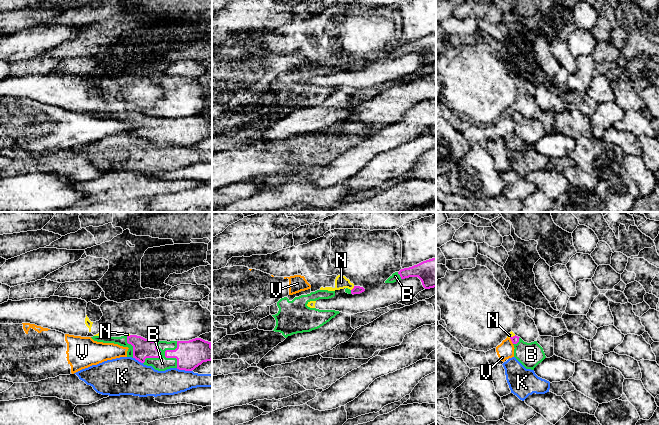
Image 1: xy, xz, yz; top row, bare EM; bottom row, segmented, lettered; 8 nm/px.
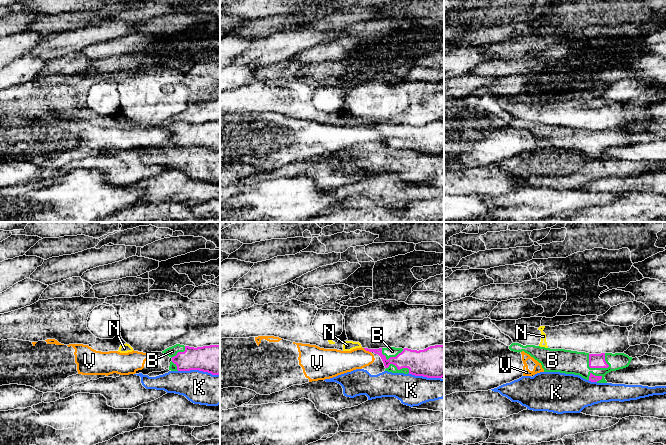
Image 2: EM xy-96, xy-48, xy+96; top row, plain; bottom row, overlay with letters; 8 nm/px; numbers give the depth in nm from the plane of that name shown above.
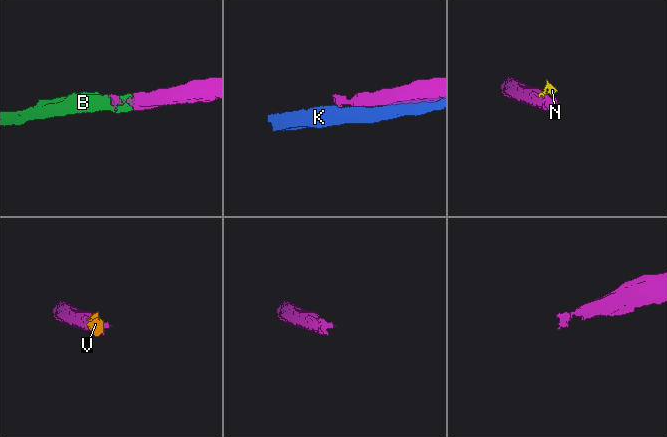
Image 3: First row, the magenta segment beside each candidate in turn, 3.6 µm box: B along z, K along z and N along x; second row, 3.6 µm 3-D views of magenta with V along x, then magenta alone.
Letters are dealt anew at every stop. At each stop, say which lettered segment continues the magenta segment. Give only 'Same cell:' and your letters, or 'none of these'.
Same cell: B

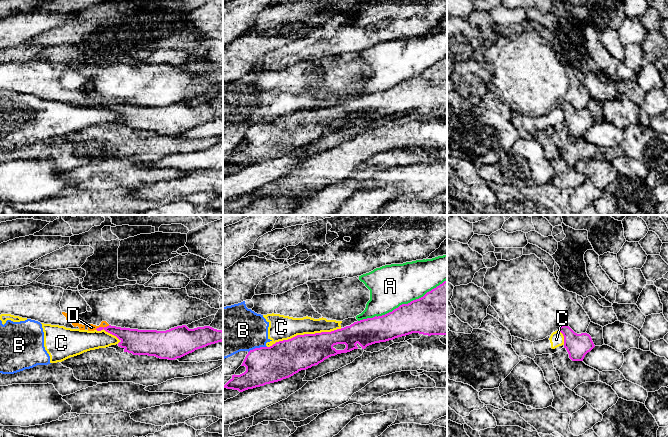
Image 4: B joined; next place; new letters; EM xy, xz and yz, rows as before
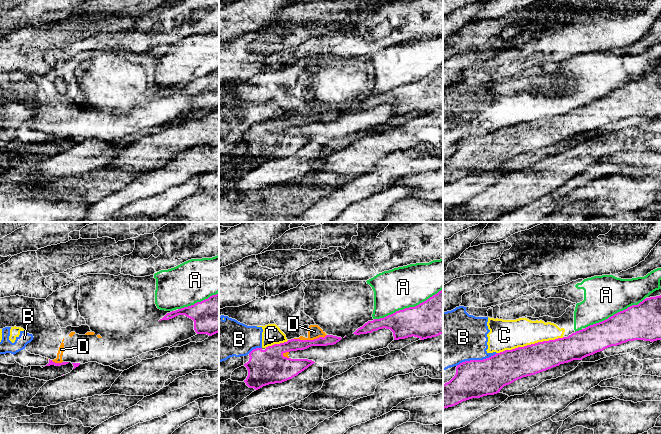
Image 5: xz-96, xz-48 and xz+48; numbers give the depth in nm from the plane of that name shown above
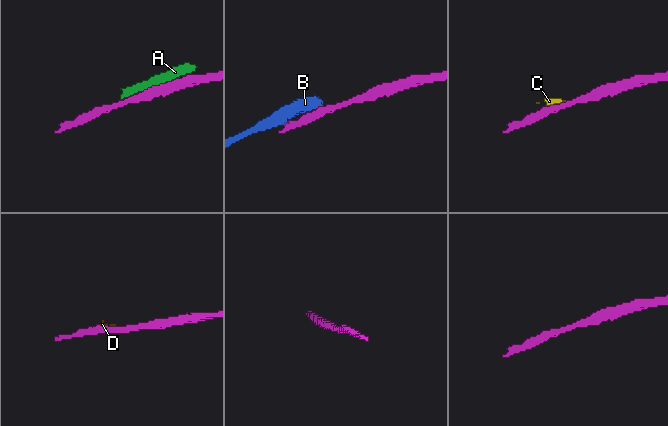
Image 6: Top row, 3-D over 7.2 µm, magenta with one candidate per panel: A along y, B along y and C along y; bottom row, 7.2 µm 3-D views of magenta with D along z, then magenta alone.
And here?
Same cell: none of these

